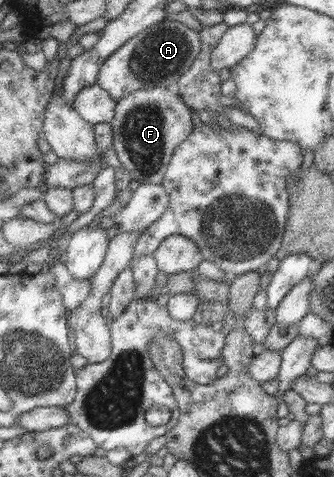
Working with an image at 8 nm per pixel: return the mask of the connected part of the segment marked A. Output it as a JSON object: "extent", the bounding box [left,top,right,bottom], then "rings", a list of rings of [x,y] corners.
{"extent":[95,16,199,102],"rings":[[[167,16],[162,22],[149,26],[129,38],[120,48],[107,56],[99,67],[95,83],[115,102],[136,90],[166,83],[174,86],[178,78],[188,71],[199,50],[197,32]]]}

